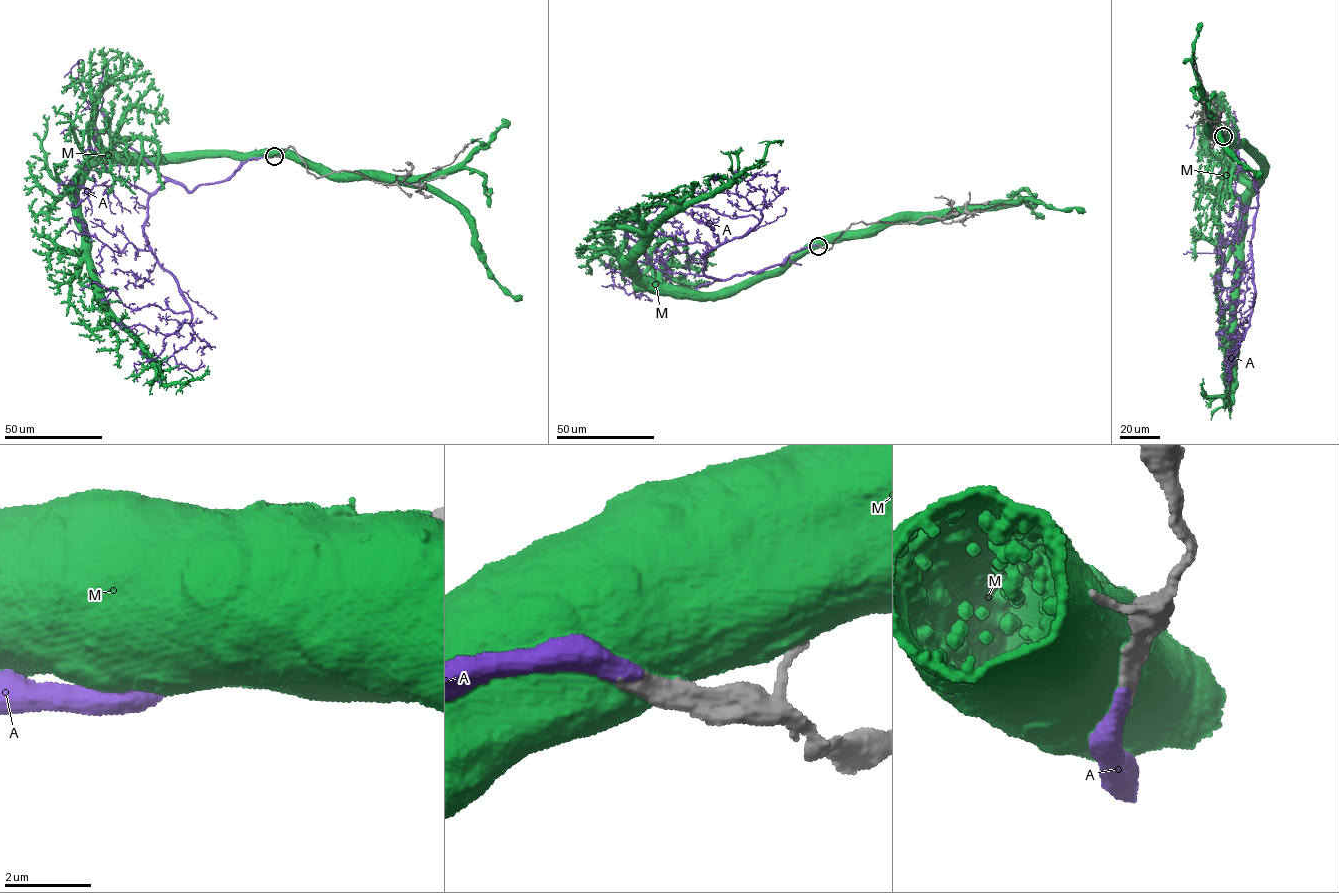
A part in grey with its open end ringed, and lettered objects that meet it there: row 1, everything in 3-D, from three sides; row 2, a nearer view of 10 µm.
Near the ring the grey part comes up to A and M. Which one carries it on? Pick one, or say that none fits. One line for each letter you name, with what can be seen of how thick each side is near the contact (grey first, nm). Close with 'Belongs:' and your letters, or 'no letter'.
A: Thickness 360 nm (grey) against 400 nm
Belongs: A

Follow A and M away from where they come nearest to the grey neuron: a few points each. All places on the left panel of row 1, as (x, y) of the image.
A: (274, 156), (191, 191), (167, 181), (151, 196), (148, 247), (189, 310), (130, 309), (95, 282), (79, 289)
M: (275, 155), (307, 159), (345, 176)

